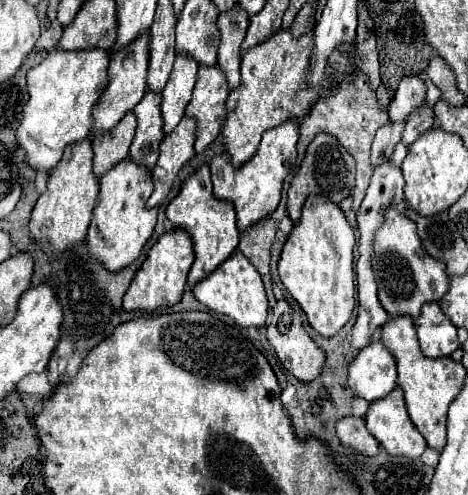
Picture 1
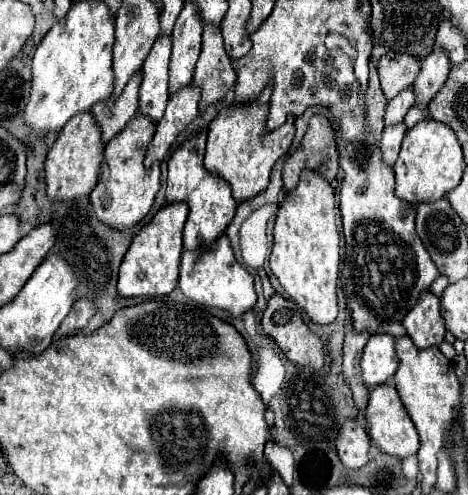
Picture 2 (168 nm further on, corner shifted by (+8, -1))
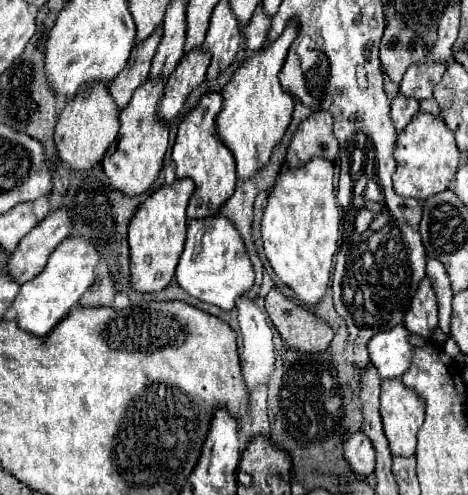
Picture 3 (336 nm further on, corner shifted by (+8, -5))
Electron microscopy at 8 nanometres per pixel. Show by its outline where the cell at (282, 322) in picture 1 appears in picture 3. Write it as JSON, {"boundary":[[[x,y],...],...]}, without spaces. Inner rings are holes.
{"boundary":[[[276,288],[266,296],[266,312],[288,348],[310,354],[322,352],[334,336],[326,322],[282,296]]]}

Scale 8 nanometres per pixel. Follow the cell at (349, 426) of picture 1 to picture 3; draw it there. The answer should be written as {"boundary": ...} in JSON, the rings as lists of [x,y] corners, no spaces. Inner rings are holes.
{"boundary":[[[354,432],[344,442],[344,458],[354,474],[358,476],[374,474],[374,448],[364,432]]]}

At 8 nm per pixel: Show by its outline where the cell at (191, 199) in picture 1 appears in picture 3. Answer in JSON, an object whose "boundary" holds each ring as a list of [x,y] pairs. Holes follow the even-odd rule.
{"boundary":[[[208,94],[200,100],[198,108],[192,110],[182,124],[178,126],[178,136],[172,152],[172,160],[176,164],[176,178],[184,180],[190,178],[194,182],[194,194],[190,198],[190,206],[186,210],[188,220],[196,218],[212,218],[220,212],[224,202],[232,196],[236,188],[236,164],[232,154],[220,140],[216,138],[214,132],[214,118],[222,108],[222,96],[220,94]]]}

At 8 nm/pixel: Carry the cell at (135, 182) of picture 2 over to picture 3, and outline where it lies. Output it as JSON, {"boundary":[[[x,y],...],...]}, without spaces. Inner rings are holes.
{"boundary":[[[146,80],[146,84],[142,84],[134,92],[130,104],[120,114],[118,138],[102,160],[110,188],[124,194],[126,198],[144,194],[158,180],[158,174],[162,170],[162,160],[168,150],[168,128],[164,128],[164,124],[160,124],[158,120],[158,104],[162,100],[162,90],[164,84],[154,84],[152,80]]]}

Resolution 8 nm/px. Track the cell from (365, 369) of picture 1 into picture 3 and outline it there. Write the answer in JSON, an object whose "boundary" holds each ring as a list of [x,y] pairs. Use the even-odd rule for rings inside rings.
{"boundary":[[[398,324],[386,332],[378,332],[368,342],[368,354],[378,370],[380,380],[400,378],[408,370],[412,356],[412,346],[408,344],[408,332],[404,324]]]}

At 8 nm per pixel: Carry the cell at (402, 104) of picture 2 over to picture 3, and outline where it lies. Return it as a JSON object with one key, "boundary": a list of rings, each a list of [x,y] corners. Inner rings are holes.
{"boundary":[[[428,58],[420,64],[414,64],[412,68],[408,68],[400,84],[400,94],[404,94],[406,98],[414,98],[414,100],[432,98],[432,88],[440,82],[444,70],[446,70],[446,62],[432,64]]]}

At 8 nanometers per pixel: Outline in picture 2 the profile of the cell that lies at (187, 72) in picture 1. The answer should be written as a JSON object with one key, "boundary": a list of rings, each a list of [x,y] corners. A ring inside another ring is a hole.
{"boundary":[[[184,4],[176,26],[172,30],[172,58],[170,58],[170,92],[192,82],[194,66],[202,46],[200,12],[194,4]]]}

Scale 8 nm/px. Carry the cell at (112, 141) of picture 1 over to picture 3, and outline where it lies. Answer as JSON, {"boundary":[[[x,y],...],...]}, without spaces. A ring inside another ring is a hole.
{"boundary":[[[154,32],[152,38],[140,44],[140,48],[132,48],[126,68],[120,72],[120,76],[116,76],[116,80],[112,80],[112,84],[108,84],[108,94],[112,96],[118,110],[124,110],[134,90],[148,80],[148,68],[150,68],[158,42],[160,42],[160,32]]]}

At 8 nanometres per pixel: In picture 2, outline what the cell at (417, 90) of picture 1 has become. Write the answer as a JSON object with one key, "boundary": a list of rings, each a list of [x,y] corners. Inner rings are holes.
{"boundary":[[[386,52],[378,60],[378,74],[380,74],[384,96],[392,100],[406,86],[414,84],[418,70],[420,70],[420,60],[416,60],[416,56]]]}

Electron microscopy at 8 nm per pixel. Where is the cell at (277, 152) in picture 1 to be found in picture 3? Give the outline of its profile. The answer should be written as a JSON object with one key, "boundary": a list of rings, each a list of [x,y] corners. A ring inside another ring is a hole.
{"boundary":[[[288,24],[288,28],[284,28],[278,40],[258,50],[252,58],[244,60],[232,80],[222,90],[222,110],[216,116],[216,134],[236,160],[238,180],[250,180],[260,168],[268,166],[274,148],[282,142],[284,132],[290,126],[294,98],[282,90],[278,72],[294,38],[296,24]]]}

